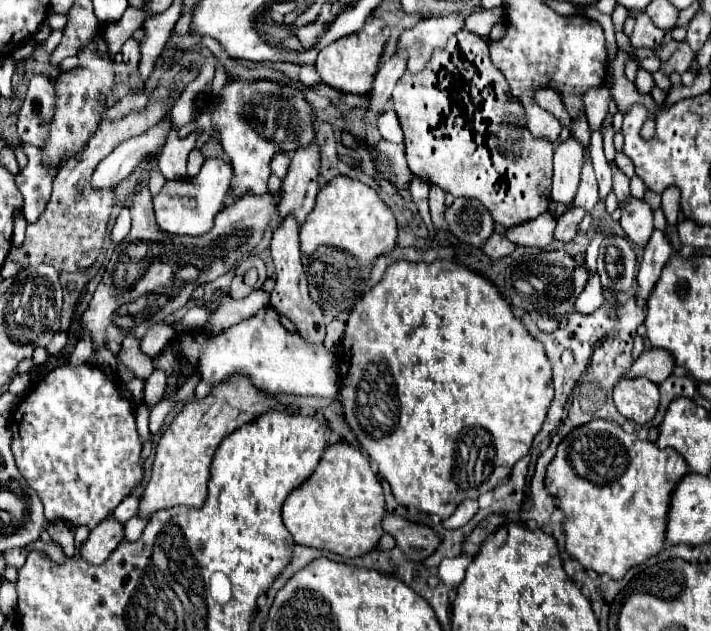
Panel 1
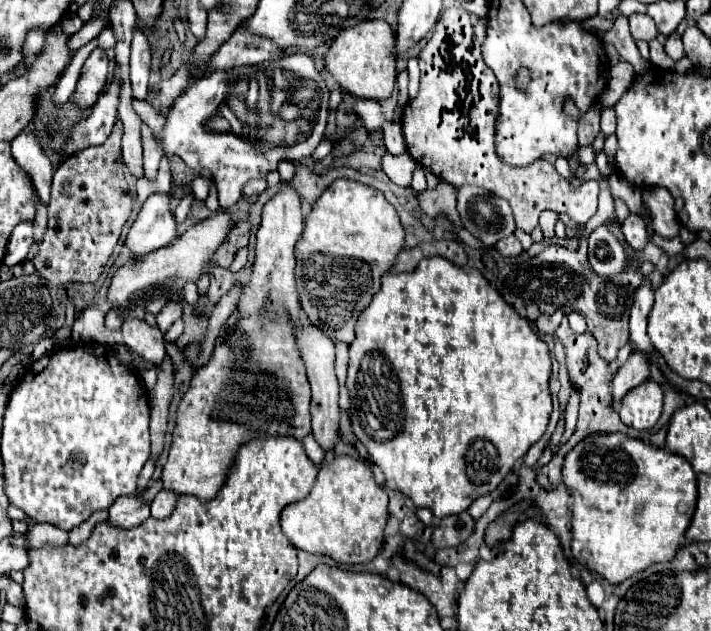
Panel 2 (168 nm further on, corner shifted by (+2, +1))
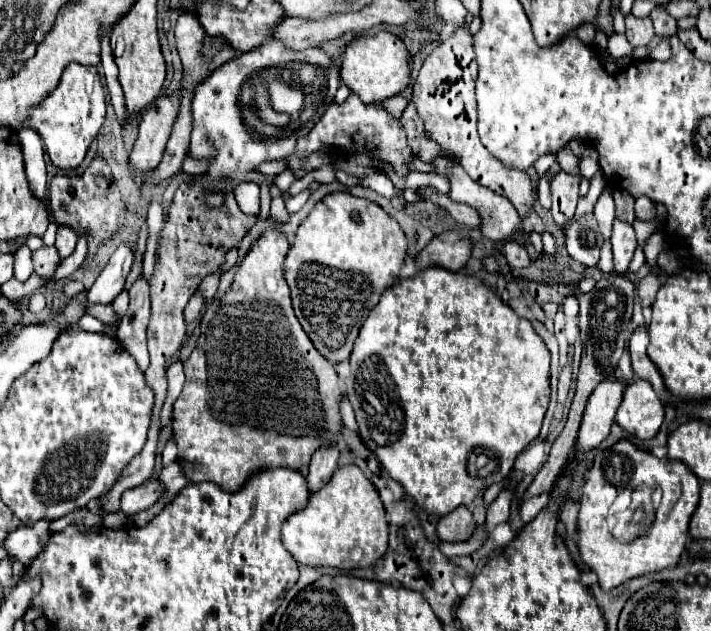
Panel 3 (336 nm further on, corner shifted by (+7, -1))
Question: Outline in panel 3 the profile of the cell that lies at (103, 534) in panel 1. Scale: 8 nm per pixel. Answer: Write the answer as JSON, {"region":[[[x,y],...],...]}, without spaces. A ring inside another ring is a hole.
{"region":[[[153,479],[149,483],[143,483],[141,487],[125,491],[121,497],[121,511],[125,515],[135,515],[139,511],[149,509],[159,497],[161,497],[161,487],[159,481]]]}

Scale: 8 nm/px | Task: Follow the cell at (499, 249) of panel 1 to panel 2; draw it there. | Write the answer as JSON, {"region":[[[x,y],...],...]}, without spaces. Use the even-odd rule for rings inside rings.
{"region":[[[514,235],[504,237],[502,241],[498,241],[496,249],[498,249],[498,253],[504,255],[504,257],[518,257],[518,255],[524,251],[522,245],[520,245],[520,241],[518,241]]]}

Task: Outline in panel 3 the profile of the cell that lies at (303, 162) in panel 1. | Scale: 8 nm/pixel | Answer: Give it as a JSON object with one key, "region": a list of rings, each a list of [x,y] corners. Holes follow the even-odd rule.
{"region":[[[267,229],[247,251],[247,255],[243,257],[237,273],[235,273],[235,281],[231,285],[231,289],[223,295],[221,303],[211,303],[203,315],[201,321],[201,337],[197,341],[197,347],[193,349],[191,357],[185,361],[185,387],[179,395],[179,399],[173,405],[173,439],[177,445],[177,463],[185,475],[185,479],[189,483],[215,483],[217,487],[221,487],[223,491],[237,491],[247,477],[253,471],[259,471],[263,467],[291,467],[291,469],[299,469],[303,465],[309,463],[311,453],[323,445],[333,445],[341,441],[341,417],[339,417],[339,397],[341,397],[341,385],[335,373],[335,367],[313,347],[311,339],[305,335],[301,323],[297,321],[293,307],[291,307],[291,295],[289,295],[289,285],[285,281],[283,275],[283,261],[285,255],[289,251],[289,241],[285,237],[285,233],[277,231],[277,229]]]}

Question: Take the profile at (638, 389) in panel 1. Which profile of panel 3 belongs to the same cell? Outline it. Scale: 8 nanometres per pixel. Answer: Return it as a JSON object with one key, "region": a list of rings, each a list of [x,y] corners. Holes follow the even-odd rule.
{"region":[[[637,379],[627,385],[615,421],[621,429],[639,439],[655,437],[663,423],[663,401],[649,381]]]}

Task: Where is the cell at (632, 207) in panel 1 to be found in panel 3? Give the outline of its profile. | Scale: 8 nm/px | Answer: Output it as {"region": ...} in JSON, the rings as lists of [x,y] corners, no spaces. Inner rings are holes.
{"region":[[[615,221],[613,223],[613,235],[611,235],[611,245],[613,245],[613,257],[615,257],[615,271],[617,273],[627,273],[627,265],[633,257],[633,251],[637,247],[637,235],[629,223]]]}

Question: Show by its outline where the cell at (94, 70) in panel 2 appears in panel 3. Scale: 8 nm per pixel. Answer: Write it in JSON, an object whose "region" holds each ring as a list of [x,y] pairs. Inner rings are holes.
{"region":[[[69,63],[69,67],[65,67],[63,71],[59,85],[45,97],[45,101],[39,107],[29,111],[29,117],[27,121],[21,123],[21,127],[33,127],[41,135],[45,151],[49,153],[53,165],[61,169],[71,169],[83,161],[103,121],[105,121],[105,95],[97,67]]]}

